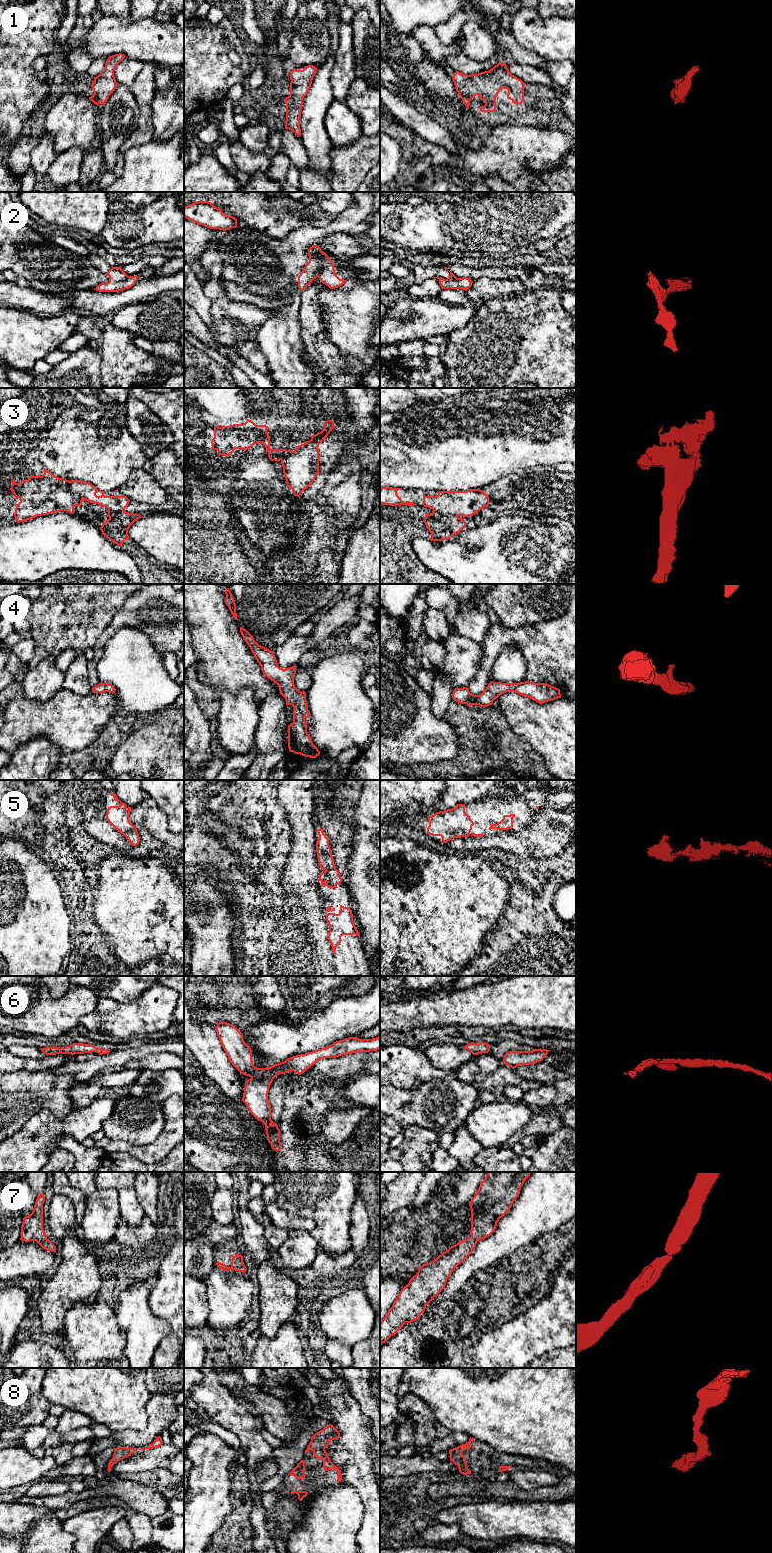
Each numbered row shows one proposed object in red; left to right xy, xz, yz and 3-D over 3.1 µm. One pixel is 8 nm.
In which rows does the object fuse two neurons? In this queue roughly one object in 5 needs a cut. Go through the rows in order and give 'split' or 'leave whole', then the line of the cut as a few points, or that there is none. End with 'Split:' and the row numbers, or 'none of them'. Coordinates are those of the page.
1: leave whole; no cut
2: split; cut in xz along (308, 253), (311, 256), (321, 257), (324, 260), (318, 276)
3: leave whole; no cut
4: leave whole; no cut
5: leave whole; no cut
6: leave whole; no cut
7: leave whole; no cut
8: leave whole; no cut
Split: 2

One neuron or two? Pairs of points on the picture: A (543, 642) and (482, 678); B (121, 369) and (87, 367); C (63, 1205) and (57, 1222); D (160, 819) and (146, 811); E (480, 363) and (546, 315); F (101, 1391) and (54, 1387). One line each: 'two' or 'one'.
A: one
B: two
C: one
D: one
E: one
F: one

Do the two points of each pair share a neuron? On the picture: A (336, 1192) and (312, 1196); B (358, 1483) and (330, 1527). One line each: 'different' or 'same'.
A: same
B: different

